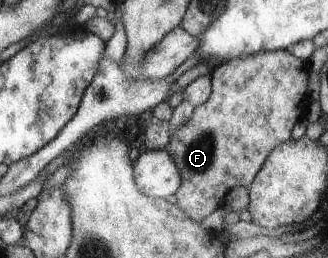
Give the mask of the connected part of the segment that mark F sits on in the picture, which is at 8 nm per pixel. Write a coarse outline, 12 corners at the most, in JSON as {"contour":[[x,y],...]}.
{"contour":[[289,49],[221,62],[165,151],[201,223],[303,113]]}

